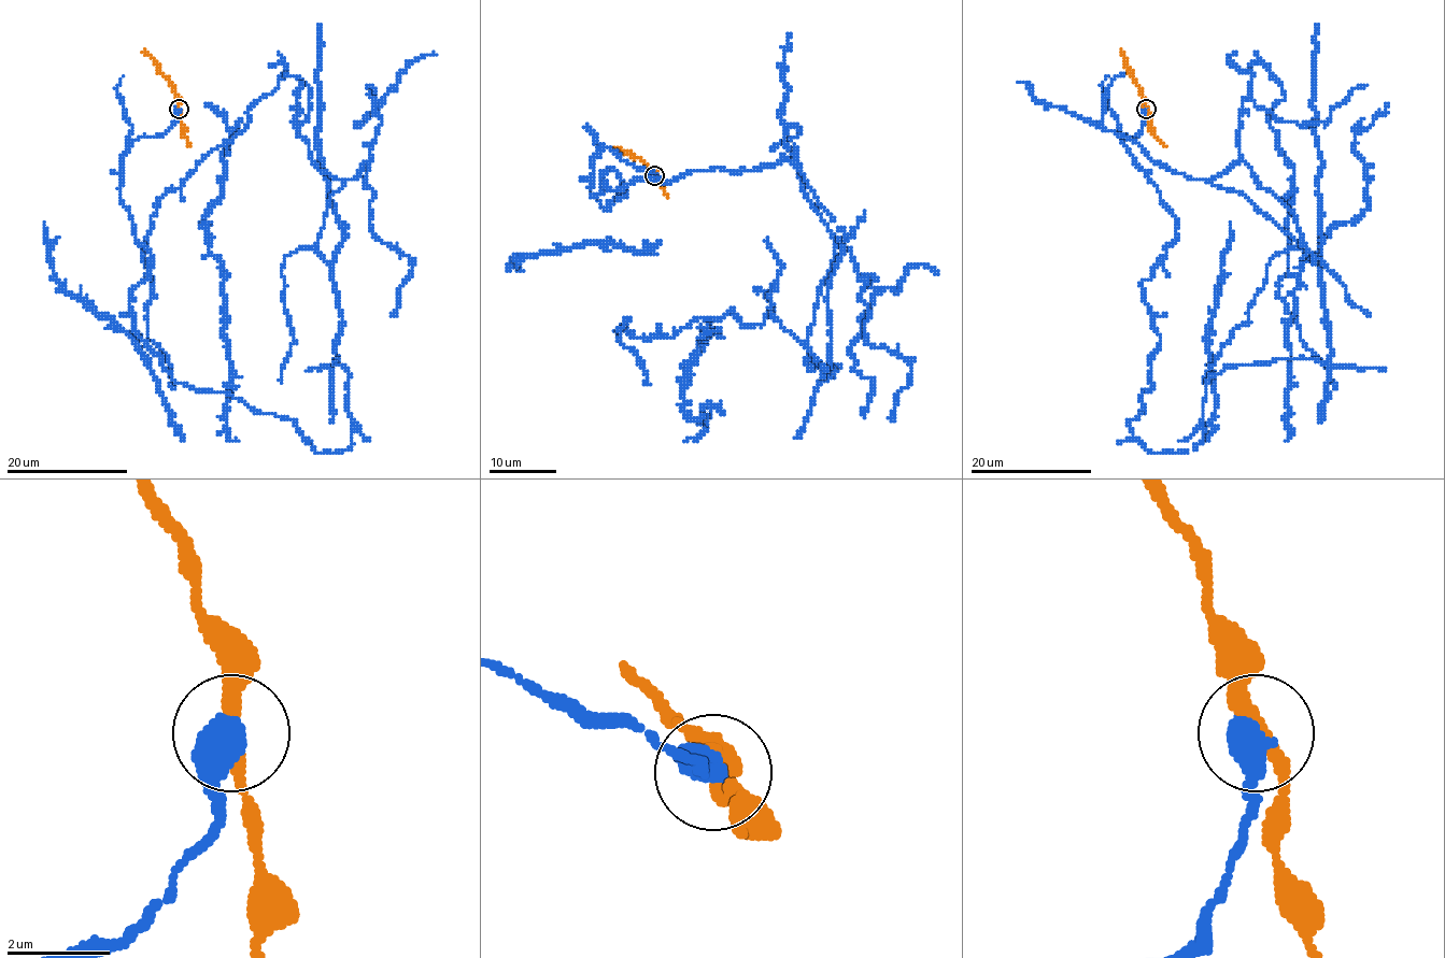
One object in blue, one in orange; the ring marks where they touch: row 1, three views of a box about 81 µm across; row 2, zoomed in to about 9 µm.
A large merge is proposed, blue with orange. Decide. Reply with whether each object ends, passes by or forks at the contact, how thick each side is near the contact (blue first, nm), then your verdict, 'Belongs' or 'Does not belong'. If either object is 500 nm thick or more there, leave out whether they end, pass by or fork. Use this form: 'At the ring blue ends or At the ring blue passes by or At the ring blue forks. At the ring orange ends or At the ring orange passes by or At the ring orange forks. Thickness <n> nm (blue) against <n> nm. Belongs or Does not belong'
Thickness 600 nm (blue) against 260 nm. Does not belong

